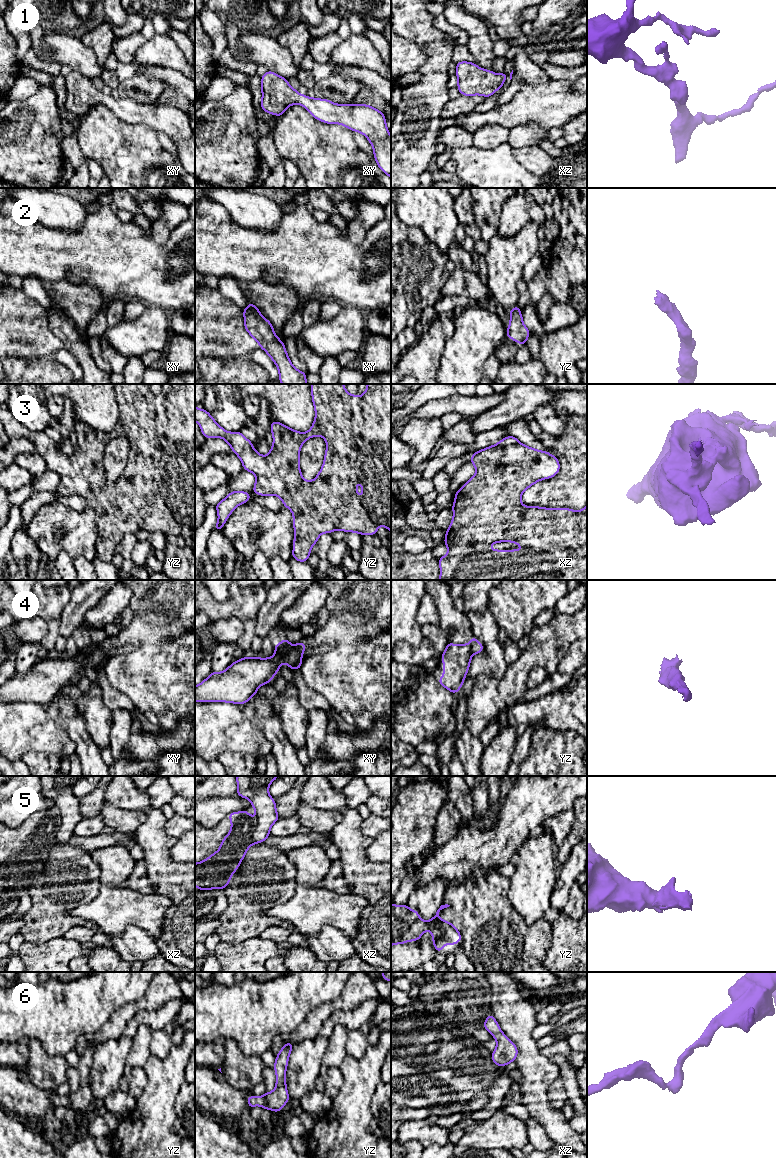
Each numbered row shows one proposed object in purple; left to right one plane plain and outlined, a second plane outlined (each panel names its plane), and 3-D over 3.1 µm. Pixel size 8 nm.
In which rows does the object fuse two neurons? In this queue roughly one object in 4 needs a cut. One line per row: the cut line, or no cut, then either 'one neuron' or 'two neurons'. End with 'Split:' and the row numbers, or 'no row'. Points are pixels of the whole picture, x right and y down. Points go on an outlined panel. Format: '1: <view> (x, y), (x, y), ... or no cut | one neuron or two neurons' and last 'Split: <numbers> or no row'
1: no cut | one neuron
2: no cut | one neuron
3: no cut | one neuron
4: xy (288, 644), (276, 651) | two neurons
5: xz (256, 816), (256, 826), (252, 834), (251, 843) | two neurons
6: no cut | one neuron
Split: 4, 5

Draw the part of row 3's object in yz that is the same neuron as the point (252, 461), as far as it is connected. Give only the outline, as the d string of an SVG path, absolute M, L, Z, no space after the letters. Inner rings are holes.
M311 384L311 394L312 402L315 408L315 420L310 430L305 433L301 433L299 431L292 430L288 426L278 421L272 421L270 429L273 435L273 446L271 447L270 452L264 457L261 456L257 450L253 449L253 443L249 441L240 431L227 432L204 408L199 409L195 406L195 421L199 424L204 437L206 439L211 437L219 437L224 439L230 445L232 452L234 452L240 458L243 469L253 473L256 476L253 492L260 496L278 496L282 500L284 507L291 510L293 514L293 527L295 531L292 558L299 562L307 562L309 555L311 554L311 547L317 543L319 536L323 533L331 534L335 530L343 530L346 533L357 532L360 535L376 535L378 527L385 526L389 529L391 534L391 384L367 384L367 388L362 396L349 394L343 384ZM314 436L323 437L326 441L327 447L321 470L314 480L309 481L302 478L302 473L299 466L300 448L307 439ZM358 480L361 482L361 487L363 489L362 499L359 498L356 490L356 483Z

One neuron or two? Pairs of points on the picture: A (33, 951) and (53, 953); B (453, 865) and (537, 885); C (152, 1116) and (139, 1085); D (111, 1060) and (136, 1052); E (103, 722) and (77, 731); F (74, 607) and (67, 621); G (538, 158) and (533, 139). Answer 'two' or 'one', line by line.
A: one
B: two
C: two
D: two
E: two
F: one
G: two

